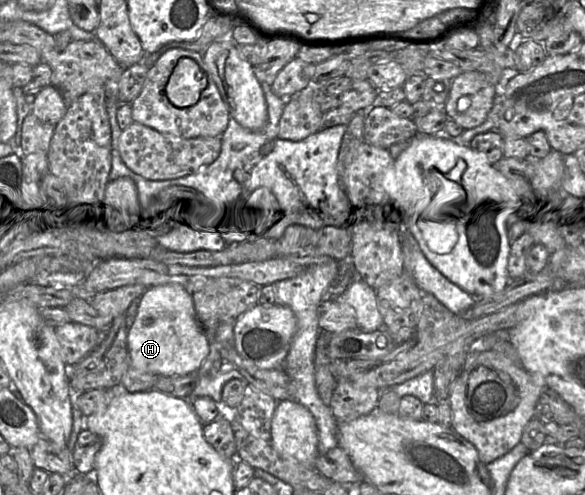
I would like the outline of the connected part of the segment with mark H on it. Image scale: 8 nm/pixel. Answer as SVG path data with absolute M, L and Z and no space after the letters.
M178 284L147 288L127 336L128 365L158 377L198 372L210 353L208 338L196 317L192 296Z

